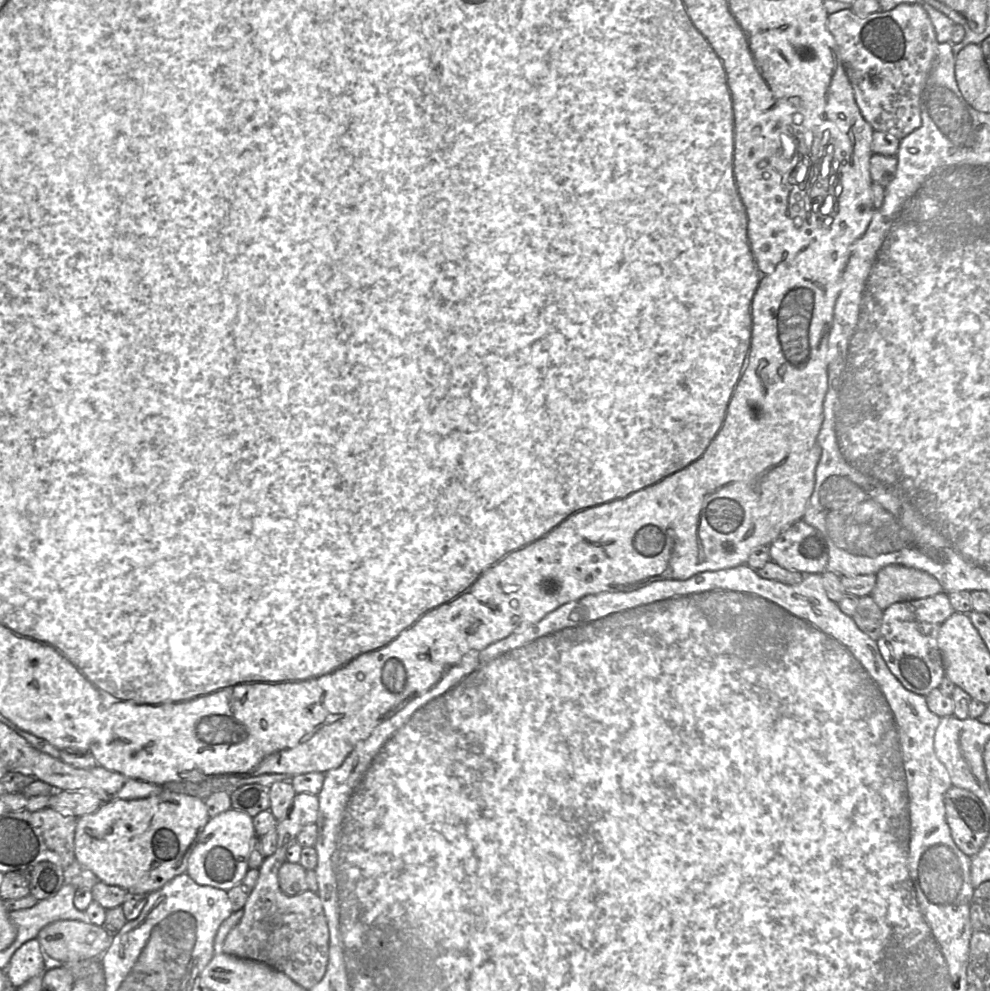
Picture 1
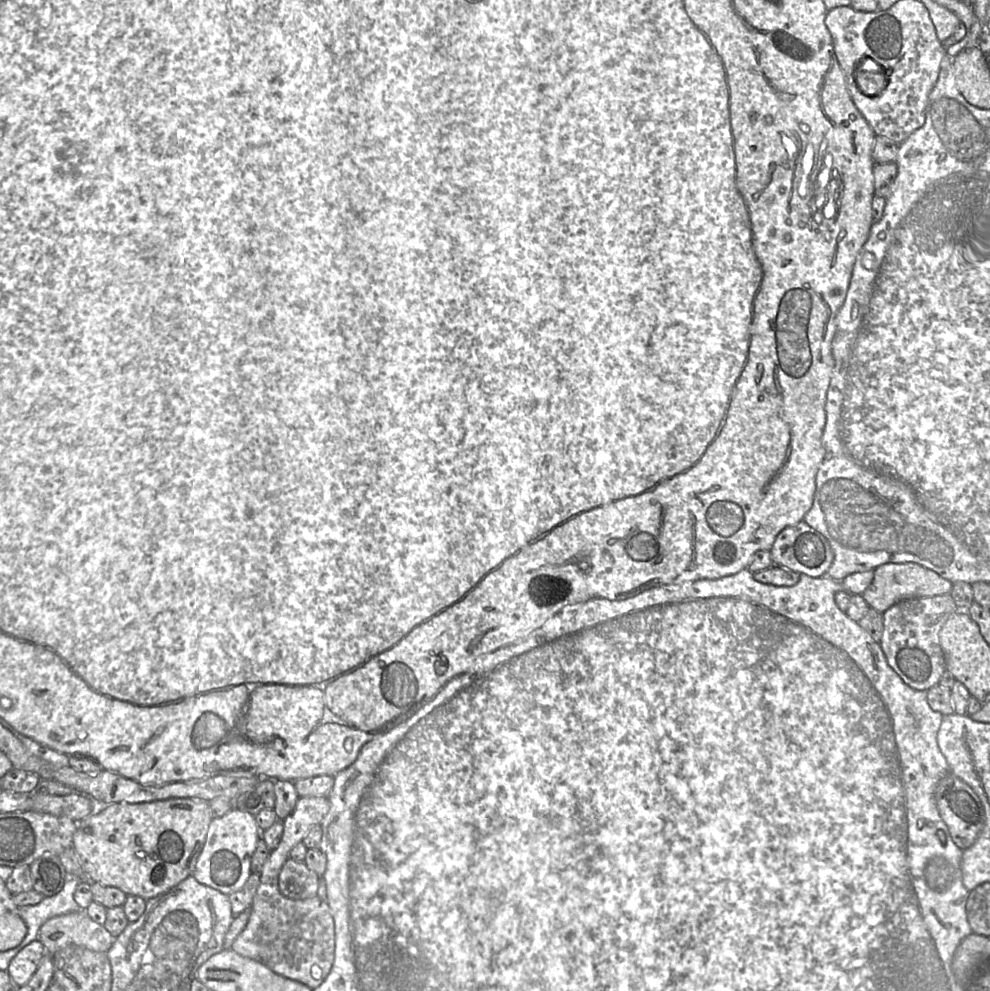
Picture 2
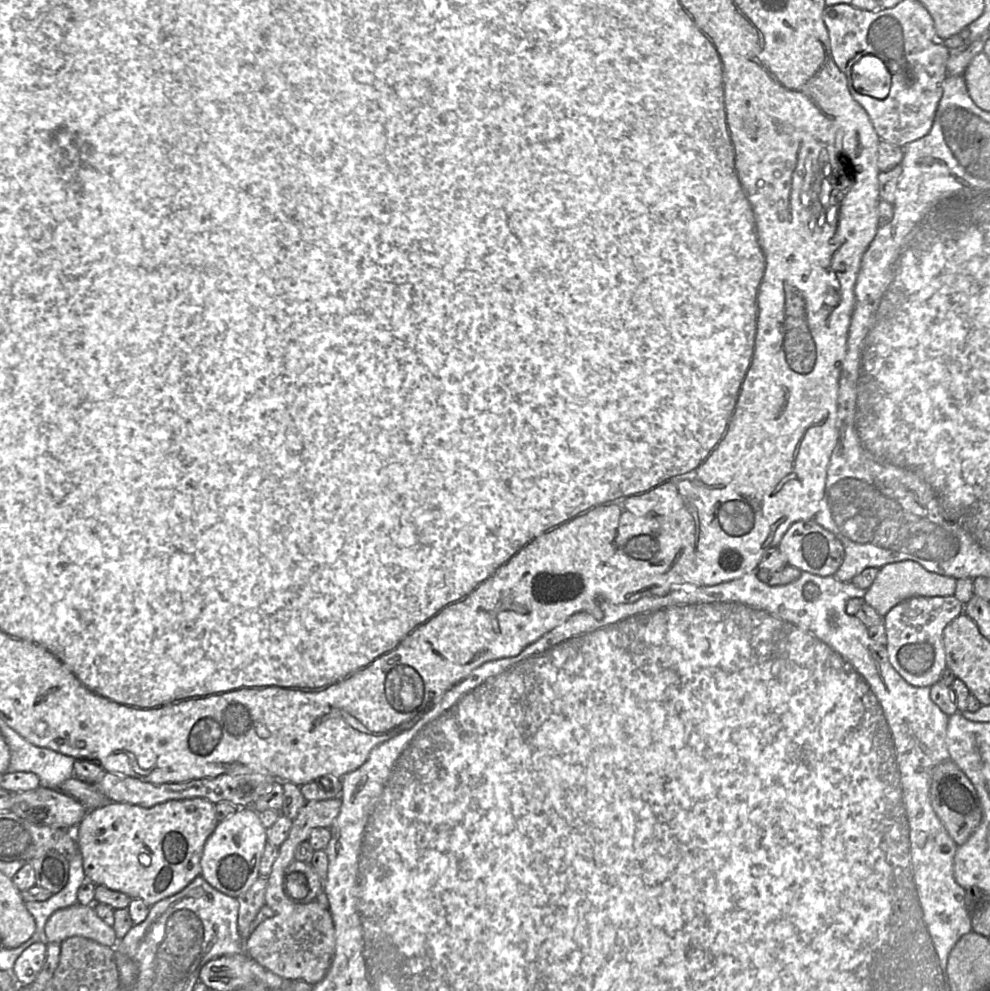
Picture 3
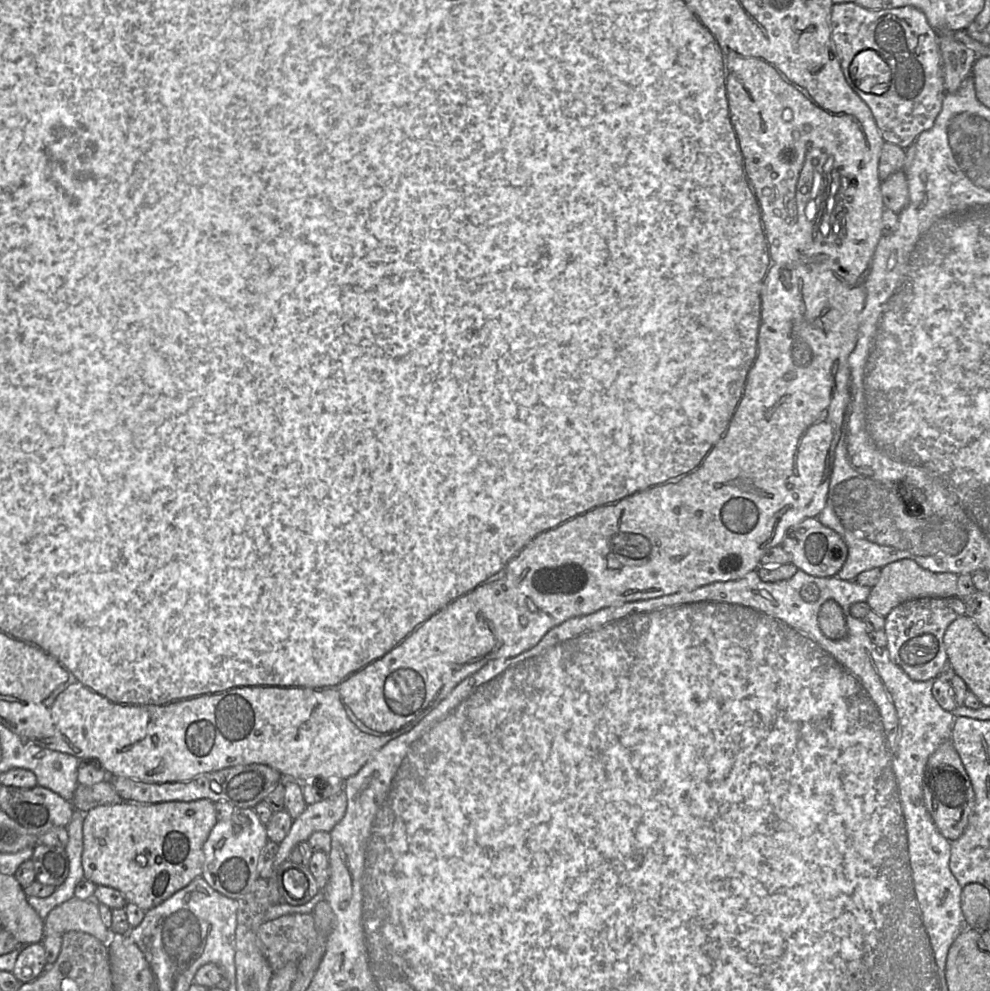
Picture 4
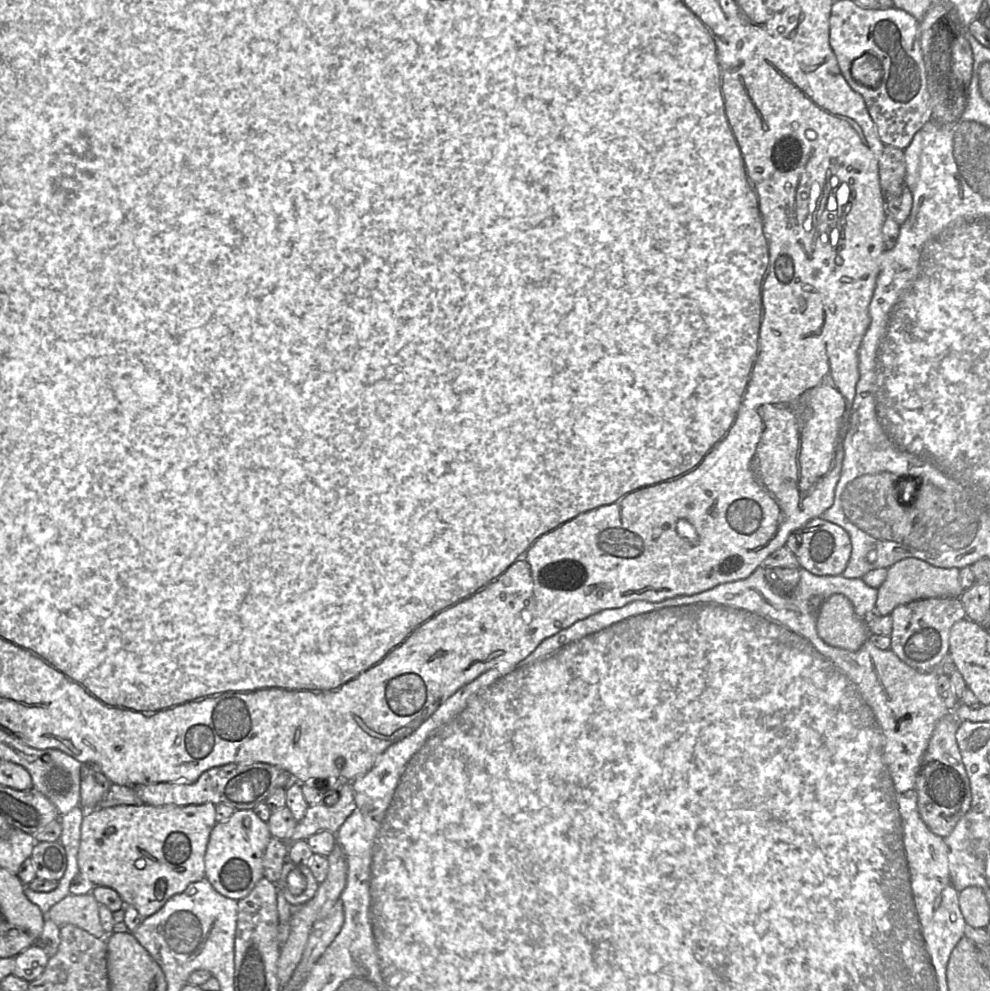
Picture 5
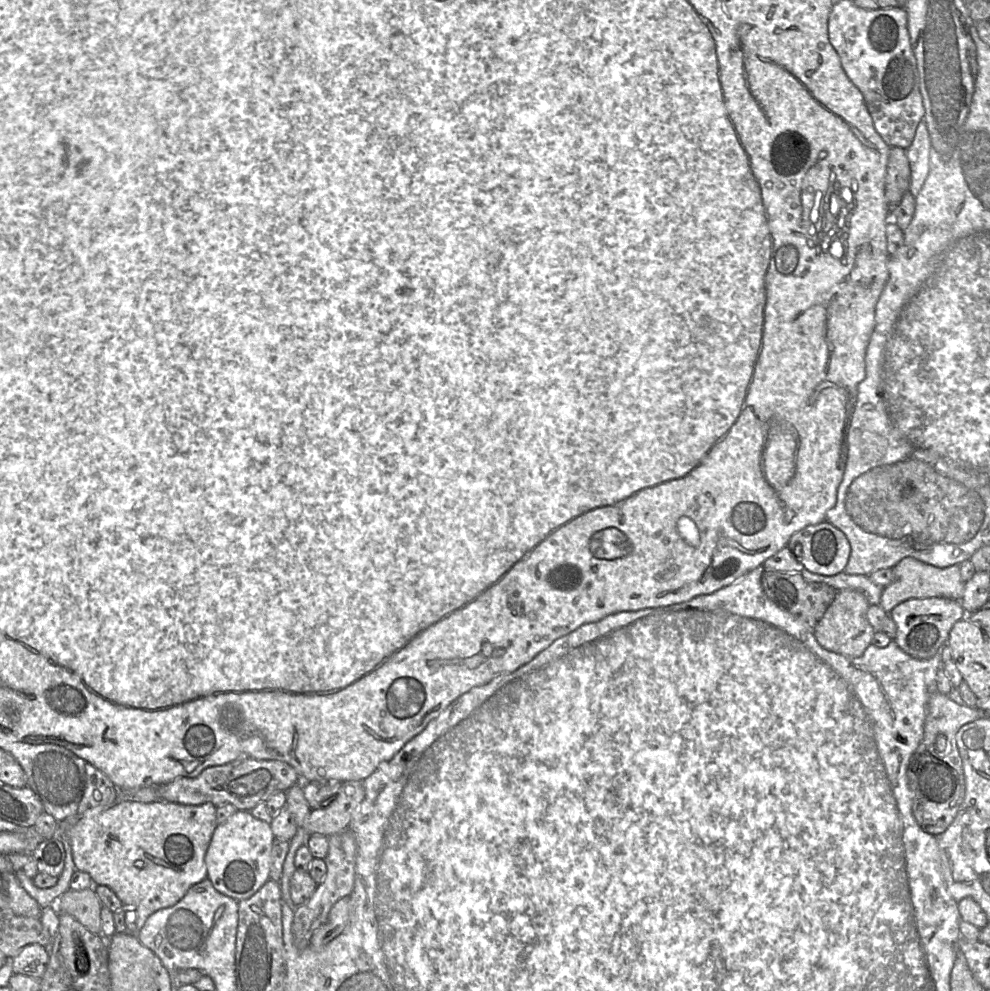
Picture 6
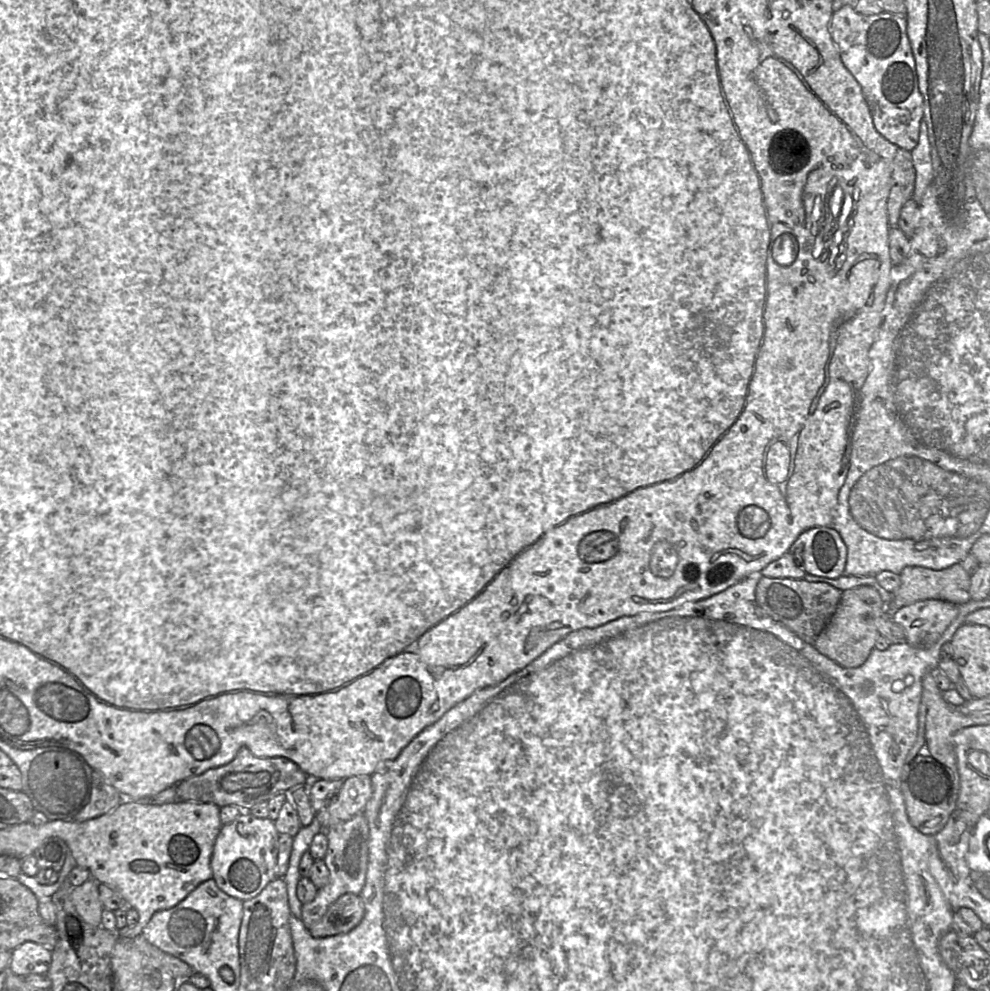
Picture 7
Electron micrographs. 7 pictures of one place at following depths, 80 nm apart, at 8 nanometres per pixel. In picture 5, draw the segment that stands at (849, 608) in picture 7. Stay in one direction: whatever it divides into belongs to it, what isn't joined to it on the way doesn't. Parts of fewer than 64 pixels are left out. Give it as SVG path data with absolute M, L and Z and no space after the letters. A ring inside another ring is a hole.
M833 594L822 603L816 632L826 644L850 652L858 651L870 635L864 619L857 616L851 601L842 594Z

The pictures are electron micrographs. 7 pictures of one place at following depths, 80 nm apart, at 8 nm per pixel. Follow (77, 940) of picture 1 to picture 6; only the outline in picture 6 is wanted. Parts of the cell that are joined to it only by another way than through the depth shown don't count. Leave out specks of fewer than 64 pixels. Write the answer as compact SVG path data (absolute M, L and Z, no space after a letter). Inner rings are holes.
M94 887L83 890L68 889L56 899L58 913L67 913L78 920L90 932L99 934L101 930L102 903Z

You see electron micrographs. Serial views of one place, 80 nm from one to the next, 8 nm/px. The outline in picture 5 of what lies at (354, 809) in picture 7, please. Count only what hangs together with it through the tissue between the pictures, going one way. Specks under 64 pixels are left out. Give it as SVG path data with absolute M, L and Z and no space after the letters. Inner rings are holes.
M343 782L339 795L326 803L309 805L304 818L297 822L288 841L292 844L305 840L319 832L336 833L355 808L354 790L351 782Z

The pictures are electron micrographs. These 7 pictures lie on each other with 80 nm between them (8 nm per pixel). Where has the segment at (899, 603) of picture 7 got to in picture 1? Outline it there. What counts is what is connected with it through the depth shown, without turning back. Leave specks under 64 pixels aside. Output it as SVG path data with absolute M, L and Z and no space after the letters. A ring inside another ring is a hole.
M888 565L876 576L877 583L870 596L882 610L897 602L926 598L943 592L943 587L934 576L903 565Z

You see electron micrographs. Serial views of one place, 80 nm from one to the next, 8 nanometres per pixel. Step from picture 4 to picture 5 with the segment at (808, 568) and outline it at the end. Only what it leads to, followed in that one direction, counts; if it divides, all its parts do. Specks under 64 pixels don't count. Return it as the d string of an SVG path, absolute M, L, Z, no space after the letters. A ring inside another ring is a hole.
M821 517L813 518L793 531L788 536L785 547L796 556L799 568L817 576L841 575L851 554L851 542L845 530Z

